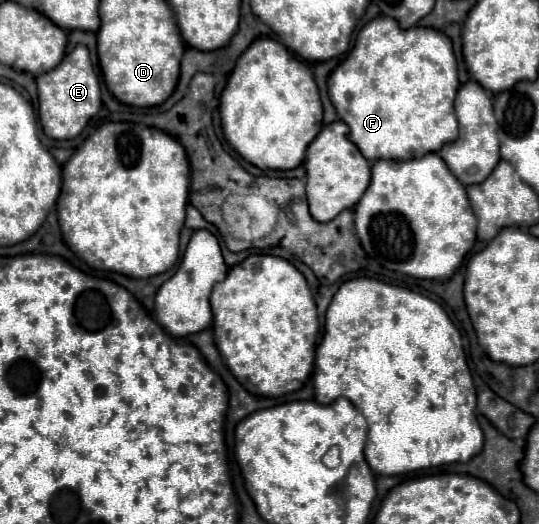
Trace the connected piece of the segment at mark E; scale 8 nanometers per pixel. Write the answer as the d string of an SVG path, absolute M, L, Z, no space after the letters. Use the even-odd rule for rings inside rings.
M77 46L55 70L37 76L37 92L43 132L55 140L69 140L79 136L87 122L101 110L100 82L91 66L89 50L85 46Z

